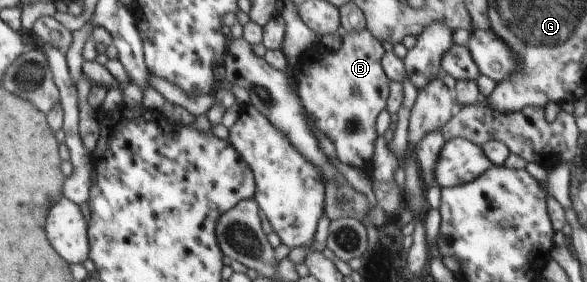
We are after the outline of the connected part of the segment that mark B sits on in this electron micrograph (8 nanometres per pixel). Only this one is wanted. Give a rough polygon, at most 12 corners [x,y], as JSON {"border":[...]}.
{"border":[[369,30],[293,70],[339,161],[369,171],[391,81]]}

